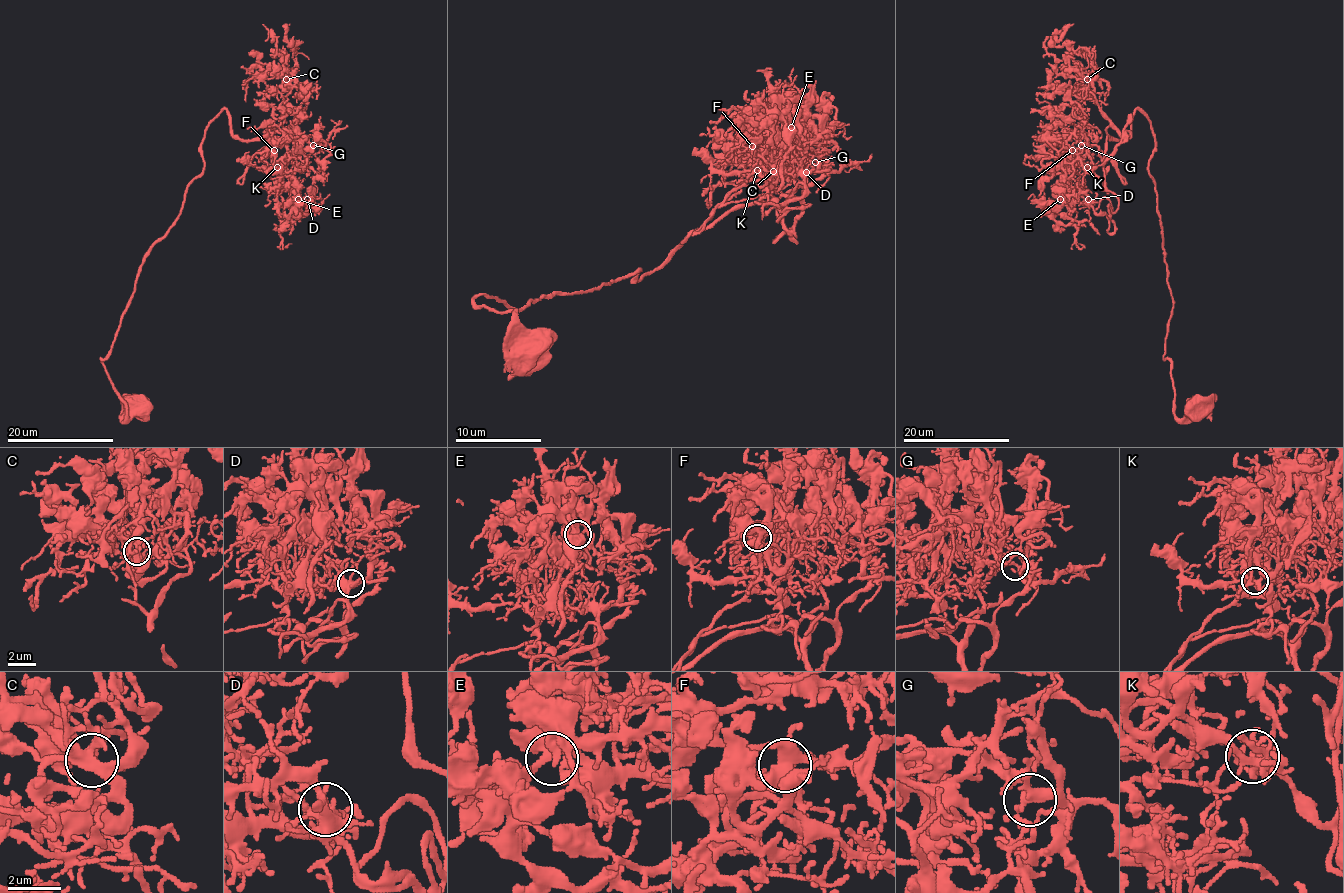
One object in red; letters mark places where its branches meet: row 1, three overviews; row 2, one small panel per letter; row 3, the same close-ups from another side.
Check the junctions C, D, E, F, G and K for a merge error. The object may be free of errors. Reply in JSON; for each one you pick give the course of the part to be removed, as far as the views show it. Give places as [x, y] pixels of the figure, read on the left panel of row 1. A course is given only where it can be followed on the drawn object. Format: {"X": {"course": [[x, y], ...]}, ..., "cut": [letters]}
{"cut": []}

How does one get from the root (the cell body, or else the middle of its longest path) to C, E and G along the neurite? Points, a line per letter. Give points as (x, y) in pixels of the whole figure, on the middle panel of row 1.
C: (523, 347), (516, 314), (475, 297), (518, 310), (639, 280), (806, 179), (791, 155), (772, 170)
E: (523, 347), (516, 314), (475, 297), (518, 310), (652, 274), (733, 209), (794, 190), (770, 138), (791, 127)
G: (523, 347), (516, 314), (475, 297), (518, 310), (639, 280), (733, 209), (800, 196), (815, 162)

